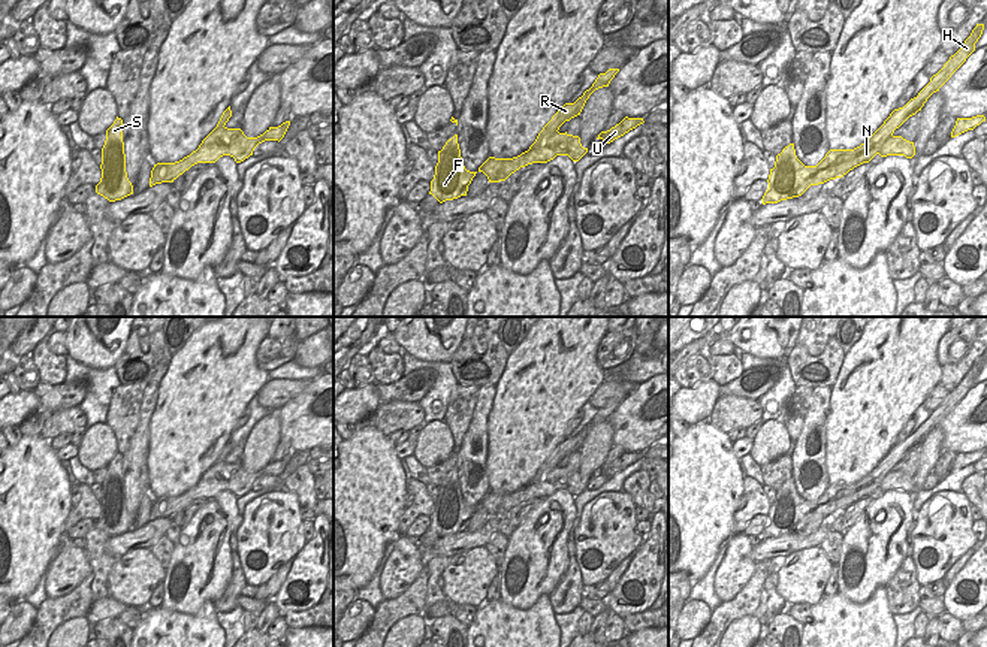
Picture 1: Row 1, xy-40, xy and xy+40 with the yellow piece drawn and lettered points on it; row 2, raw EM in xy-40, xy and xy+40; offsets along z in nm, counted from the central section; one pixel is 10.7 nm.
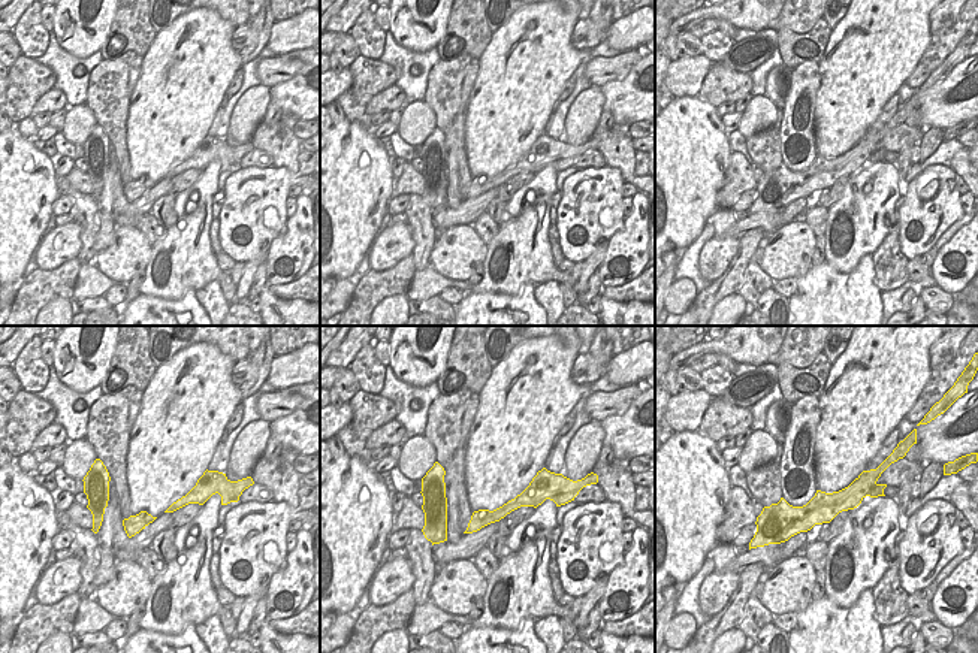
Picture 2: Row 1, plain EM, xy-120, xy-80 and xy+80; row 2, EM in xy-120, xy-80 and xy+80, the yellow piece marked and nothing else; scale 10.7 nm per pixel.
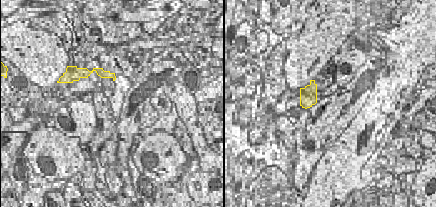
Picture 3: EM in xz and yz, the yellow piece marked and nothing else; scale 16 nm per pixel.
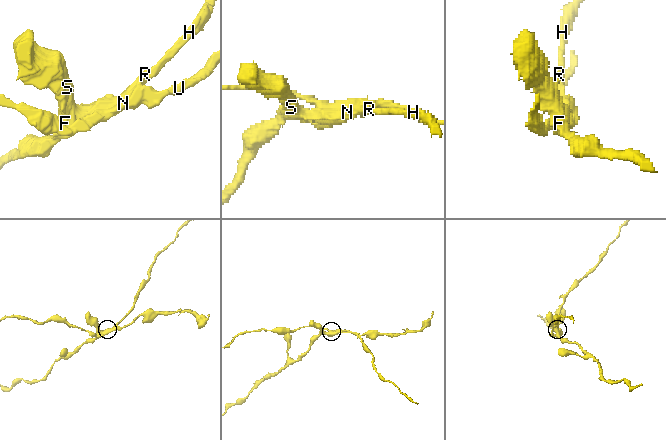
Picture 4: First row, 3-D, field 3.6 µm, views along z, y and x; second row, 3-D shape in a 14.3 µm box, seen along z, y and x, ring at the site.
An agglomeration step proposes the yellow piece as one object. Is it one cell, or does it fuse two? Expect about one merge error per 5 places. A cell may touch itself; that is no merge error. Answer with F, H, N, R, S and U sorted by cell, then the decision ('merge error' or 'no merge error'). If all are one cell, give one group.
F H N R S / U; merge error

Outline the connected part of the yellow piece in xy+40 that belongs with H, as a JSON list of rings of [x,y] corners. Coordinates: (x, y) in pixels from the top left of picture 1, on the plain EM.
[[[977,359],[960,384],[950,391],[944,402],[930,412],[930,417],[911,433],[903,442],[894,444],[884,459],[860,481],[854,484],[830,484],[817,501],[805,501],[796,490],[794,478],[790,478],[776,490],[775,502],[770,504],[769,523],[763,530],[763,539],[802,530],[811,520],[824,518],[842,513],[854,502],[869,498],[879,489],[882,480],[893,471],[909,451],[915,450],[927,433],[951,412],[951,409],[975,386],[984,359]]]

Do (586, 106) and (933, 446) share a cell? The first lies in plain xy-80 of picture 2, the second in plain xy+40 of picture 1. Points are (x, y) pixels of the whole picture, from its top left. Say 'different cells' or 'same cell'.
same cell

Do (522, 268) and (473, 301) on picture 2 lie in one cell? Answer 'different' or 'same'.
different

